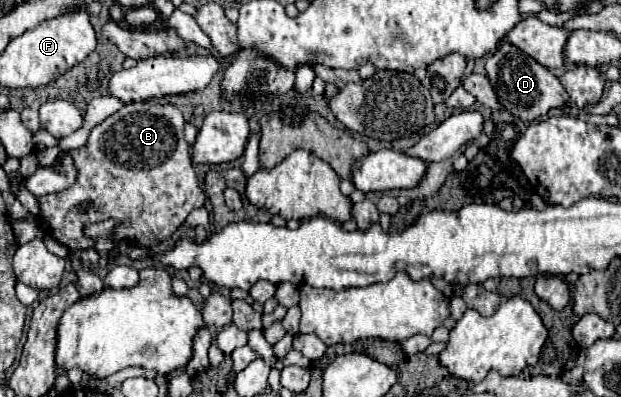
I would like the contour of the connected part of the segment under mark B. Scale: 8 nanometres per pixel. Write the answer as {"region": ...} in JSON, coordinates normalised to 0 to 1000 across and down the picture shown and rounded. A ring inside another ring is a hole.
{"region":[[[209,257],[187,287],[155,312],[145,327],[138,368],[113,378],[113,393],[119,398],[119,418],[126,428],[122,458],[100,484],[61,499],[68,524],[68,579],[74,579],[77,594],[87,594],[113,630],[138,630],[151,620],[151,599],[138,594],[135,574],[174,549],[187,549],[190,559],[190,569],[180,579],[184,605],[209,605],[216,615],[248,625],[277,584],[283,584],[312,524],[329,519],[332,494],[309,428],[306,368],[296,358],[296,297],[283,267],[254,257]]]}

